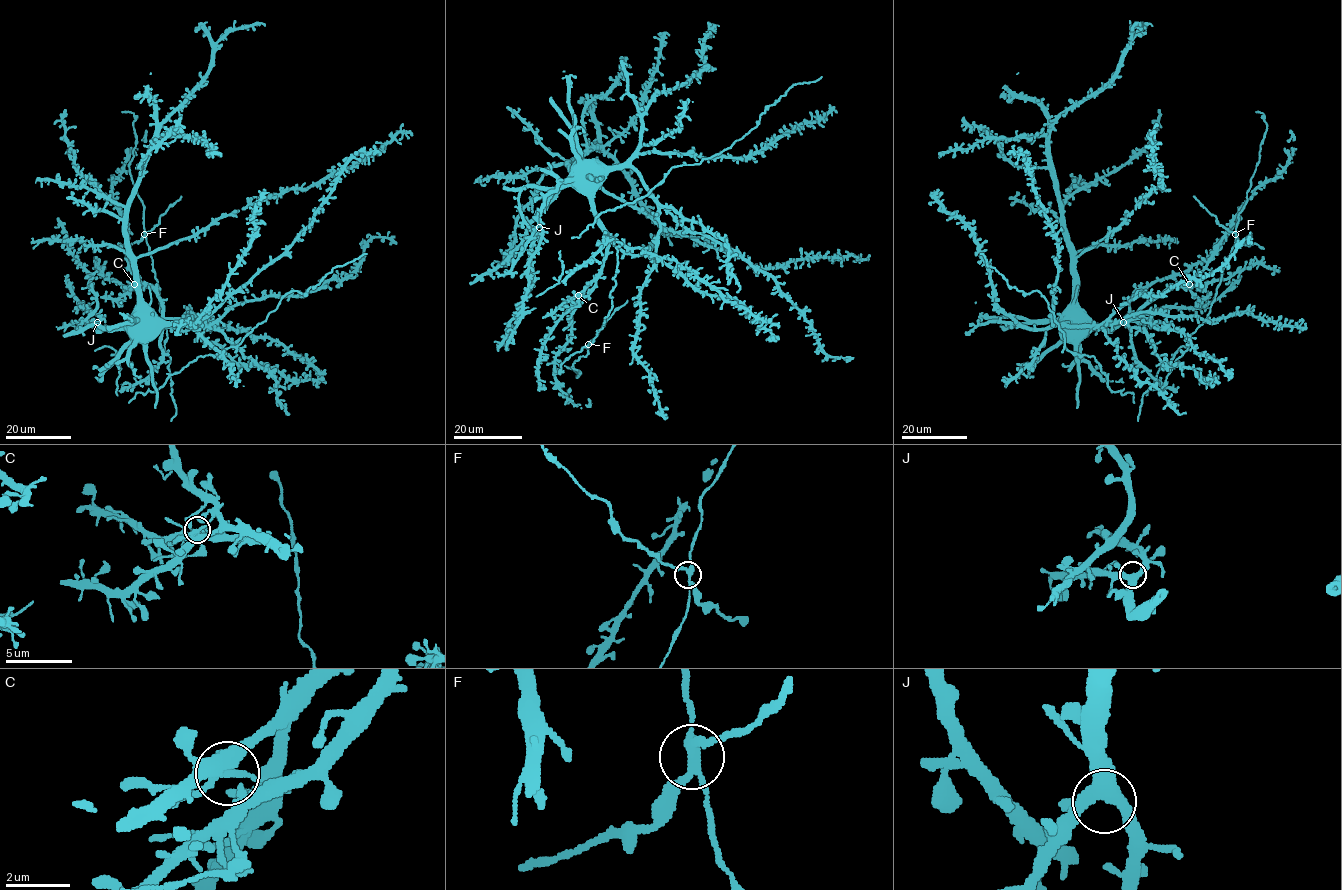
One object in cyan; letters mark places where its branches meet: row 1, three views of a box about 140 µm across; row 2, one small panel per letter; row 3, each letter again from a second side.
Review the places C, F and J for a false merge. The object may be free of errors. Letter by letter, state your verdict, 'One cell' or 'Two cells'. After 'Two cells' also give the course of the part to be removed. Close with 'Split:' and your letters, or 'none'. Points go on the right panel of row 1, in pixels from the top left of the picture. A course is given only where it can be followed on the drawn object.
C: One cell
F: Two cells. Course of the part to remove: (1235, 234), (1221, 226), (1193, 196)
J: One cell
Split: F

